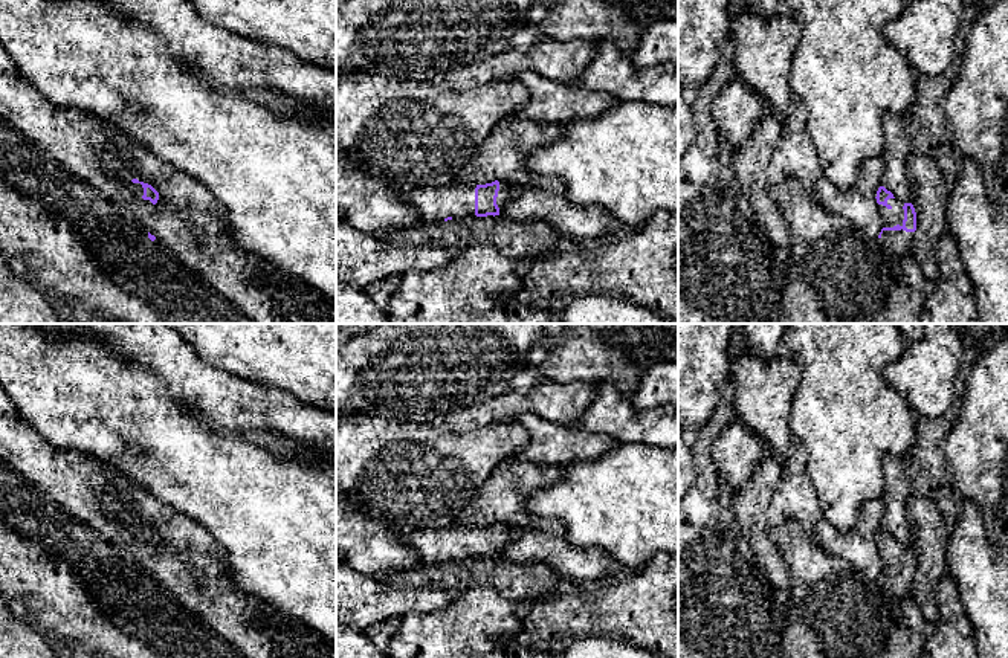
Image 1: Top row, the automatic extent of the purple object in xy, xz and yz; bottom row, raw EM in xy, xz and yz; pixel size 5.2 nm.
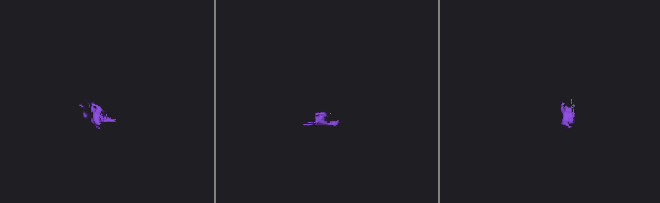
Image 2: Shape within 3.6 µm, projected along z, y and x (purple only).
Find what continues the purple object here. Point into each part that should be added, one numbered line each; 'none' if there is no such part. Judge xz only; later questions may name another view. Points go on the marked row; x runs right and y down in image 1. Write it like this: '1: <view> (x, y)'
1: xz (506, 193)

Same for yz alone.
1: yz (891, 217)

